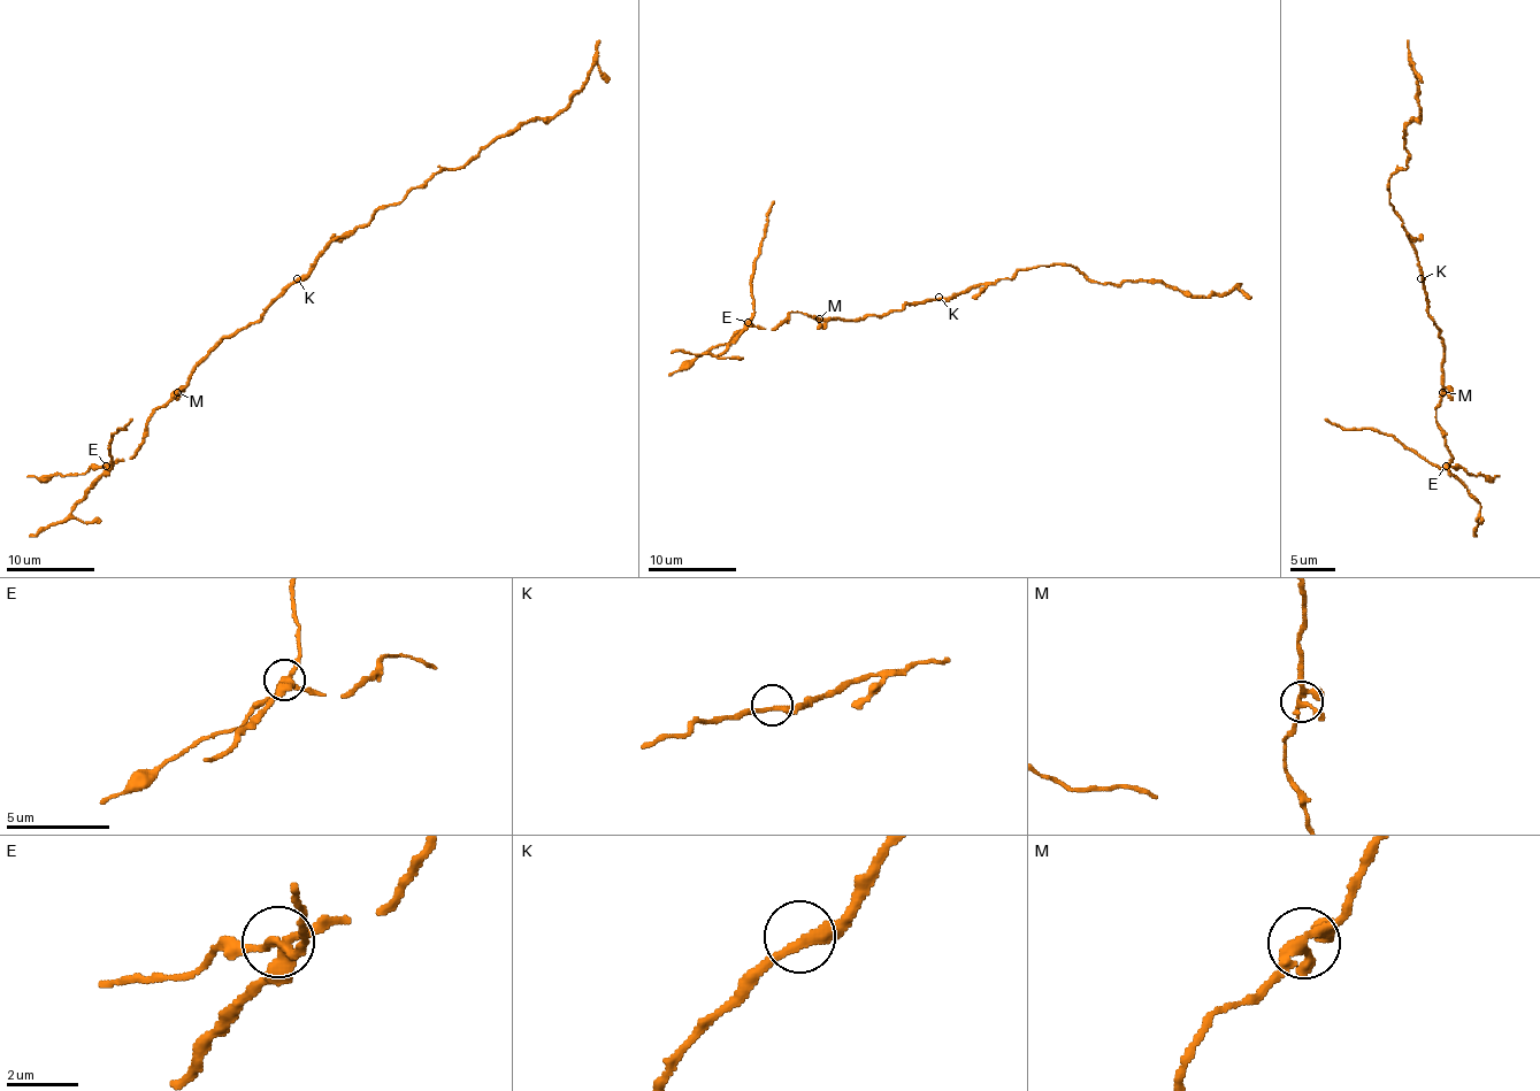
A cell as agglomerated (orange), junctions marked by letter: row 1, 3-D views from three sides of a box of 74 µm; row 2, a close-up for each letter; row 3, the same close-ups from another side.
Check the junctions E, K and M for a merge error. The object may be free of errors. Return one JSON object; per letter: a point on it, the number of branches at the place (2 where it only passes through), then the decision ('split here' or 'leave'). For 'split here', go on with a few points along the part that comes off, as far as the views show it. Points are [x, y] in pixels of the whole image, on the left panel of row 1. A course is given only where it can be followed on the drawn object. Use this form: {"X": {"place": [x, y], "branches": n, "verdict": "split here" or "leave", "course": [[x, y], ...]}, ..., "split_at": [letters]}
{"E": {"place": [106, 466], "branches": 4, "verdict": "split here", "course": [[106, 465], [113, 465], [113, 433], [125, 429], [132, 419]]}, "K": {"place": [297, 278], "branches": 2, "verdict": "leave"}, "M": {"place": [177, 392], "branches": 4, "verdict": "leave"}, "split_at": ["E"]}

